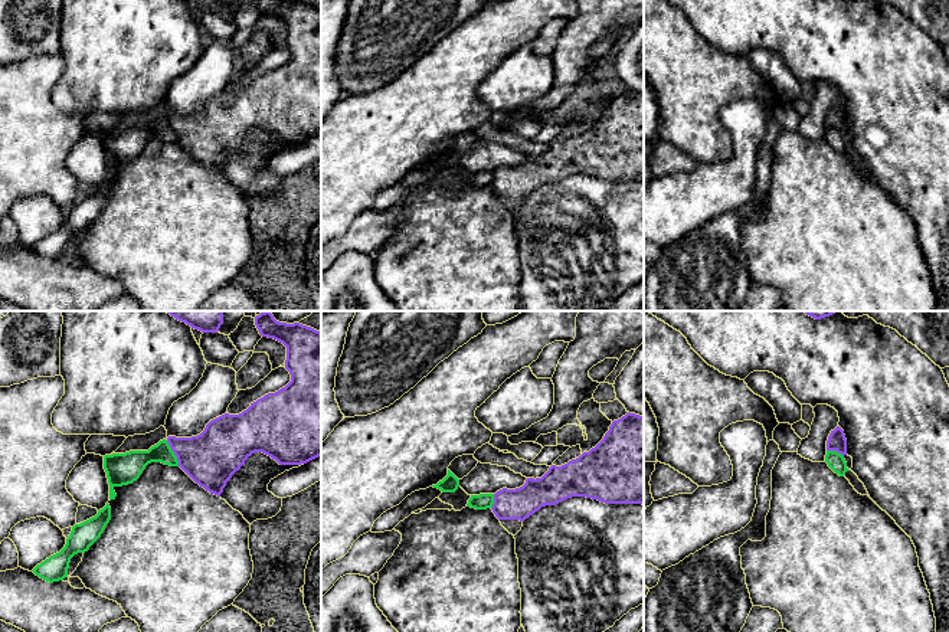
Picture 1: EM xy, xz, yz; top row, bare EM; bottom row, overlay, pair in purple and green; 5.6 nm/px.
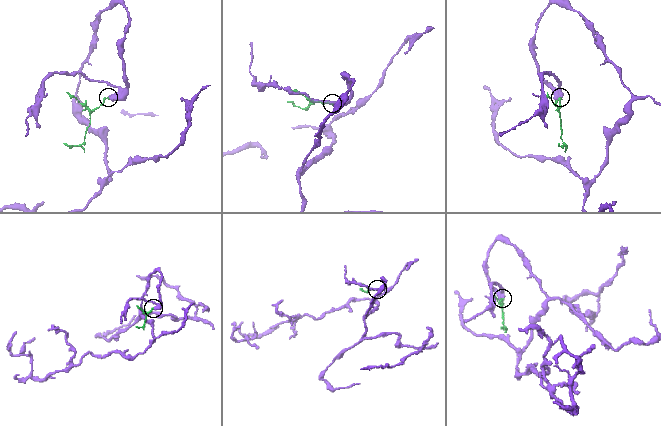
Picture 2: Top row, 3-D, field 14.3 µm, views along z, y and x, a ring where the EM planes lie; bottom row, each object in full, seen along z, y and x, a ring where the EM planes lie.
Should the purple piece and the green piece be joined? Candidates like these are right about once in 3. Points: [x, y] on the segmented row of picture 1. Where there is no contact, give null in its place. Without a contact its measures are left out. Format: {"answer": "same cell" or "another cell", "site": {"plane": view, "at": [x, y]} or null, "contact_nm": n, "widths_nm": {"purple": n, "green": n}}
{"answer": "another cell", "site": {"plane": "xy", "at": [174, 454]}, "contact_nm": 160, "widths_nm": {"purple": 300, "green": 150}}

